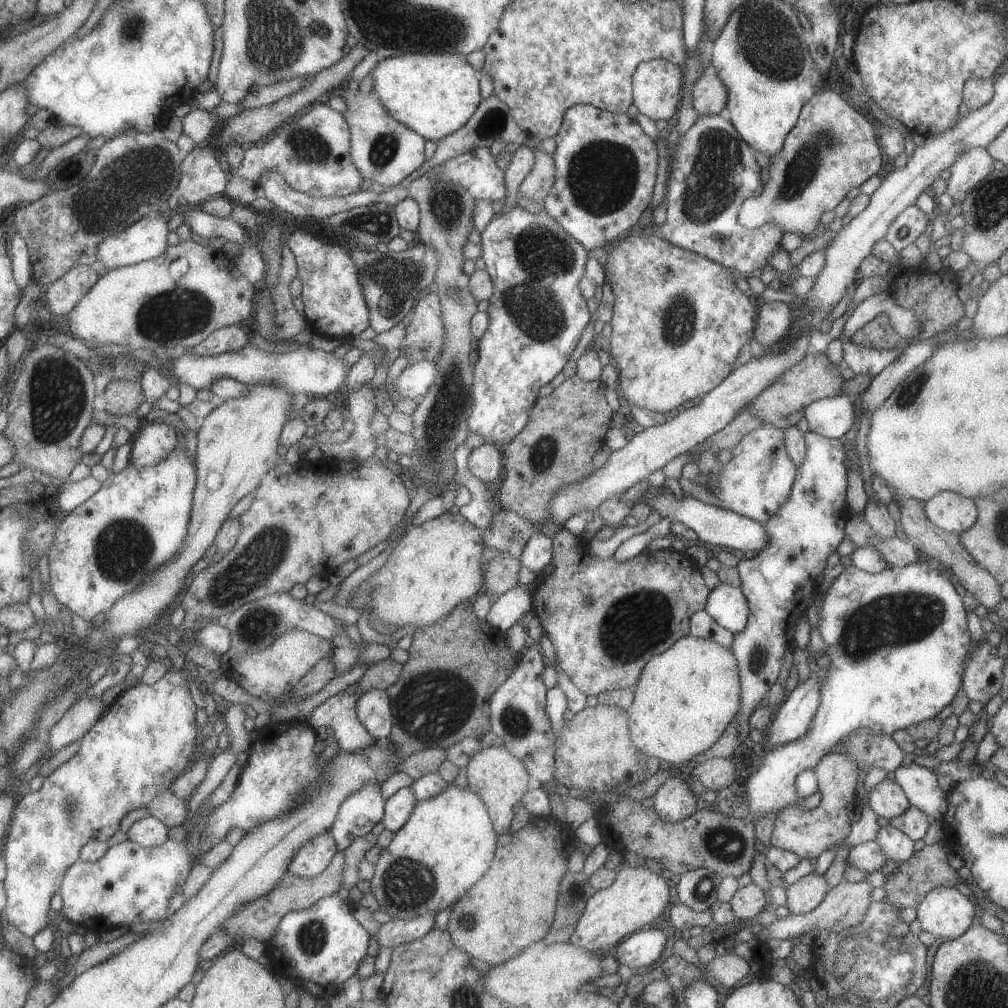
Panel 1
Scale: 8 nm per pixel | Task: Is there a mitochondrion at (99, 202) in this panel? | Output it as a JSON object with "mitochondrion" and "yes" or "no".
{"mitochondrion":"yes"}

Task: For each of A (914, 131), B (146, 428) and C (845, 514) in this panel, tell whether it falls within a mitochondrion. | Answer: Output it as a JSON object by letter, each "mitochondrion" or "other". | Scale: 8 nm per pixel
{"A":"other","B":"other","C":"other"}

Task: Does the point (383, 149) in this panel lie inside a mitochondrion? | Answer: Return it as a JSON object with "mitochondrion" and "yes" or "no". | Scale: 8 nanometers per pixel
{"mitochondrion":"yes"}

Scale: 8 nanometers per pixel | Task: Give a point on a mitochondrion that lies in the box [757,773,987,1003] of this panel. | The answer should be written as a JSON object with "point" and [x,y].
{"point":[877,968]}

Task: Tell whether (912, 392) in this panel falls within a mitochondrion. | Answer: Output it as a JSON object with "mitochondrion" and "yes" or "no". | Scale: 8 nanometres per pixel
{"mitochondrion":"yes"}

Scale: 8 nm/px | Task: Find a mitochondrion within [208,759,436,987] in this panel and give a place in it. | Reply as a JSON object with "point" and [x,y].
{"point":[312,936]}

